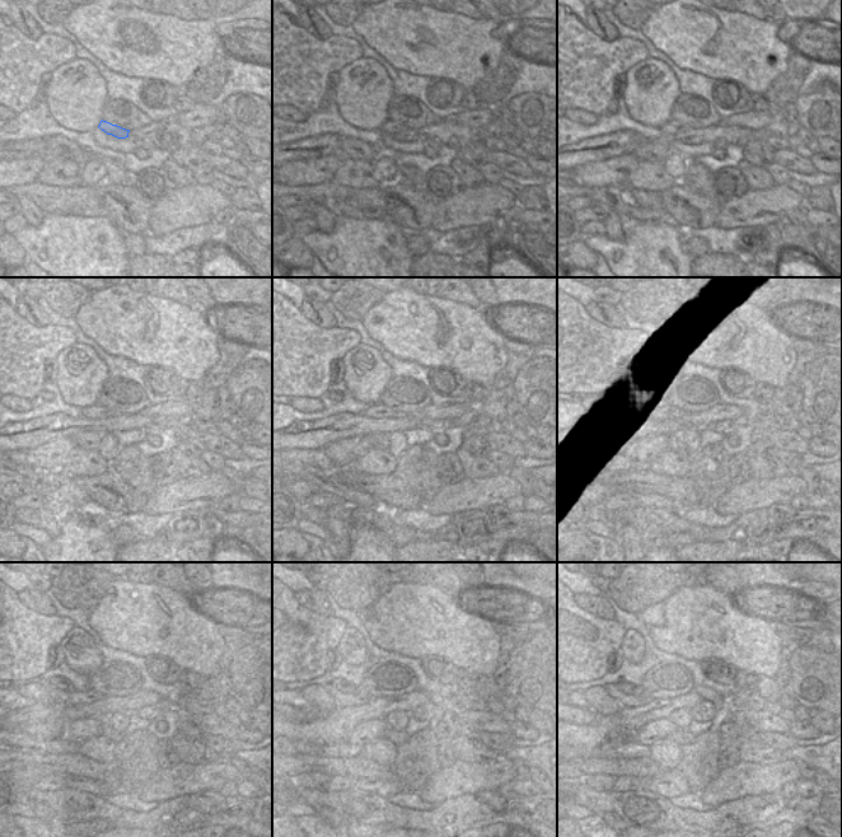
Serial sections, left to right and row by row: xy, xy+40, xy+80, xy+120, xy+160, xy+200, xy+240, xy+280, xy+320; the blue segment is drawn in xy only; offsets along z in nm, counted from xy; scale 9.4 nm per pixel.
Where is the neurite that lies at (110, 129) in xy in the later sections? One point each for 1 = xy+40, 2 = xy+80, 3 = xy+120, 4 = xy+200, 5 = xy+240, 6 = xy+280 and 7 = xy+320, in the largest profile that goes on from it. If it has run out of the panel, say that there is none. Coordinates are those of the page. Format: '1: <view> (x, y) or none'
1: xy+40 (389, 127)
2: xy+80 (670, 127)
3: xy+120 (94, 412)
4: xy+200 (659, 411)
5: xy+240 (78, 697)
6: xy+280 (344, 700)
7: xy+320 (613, 690)

